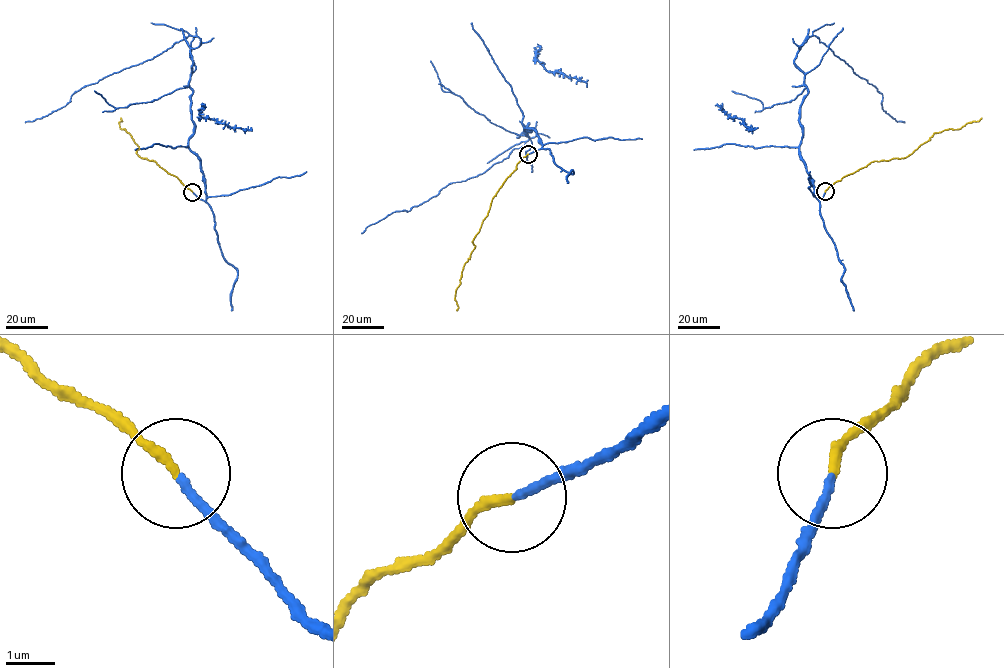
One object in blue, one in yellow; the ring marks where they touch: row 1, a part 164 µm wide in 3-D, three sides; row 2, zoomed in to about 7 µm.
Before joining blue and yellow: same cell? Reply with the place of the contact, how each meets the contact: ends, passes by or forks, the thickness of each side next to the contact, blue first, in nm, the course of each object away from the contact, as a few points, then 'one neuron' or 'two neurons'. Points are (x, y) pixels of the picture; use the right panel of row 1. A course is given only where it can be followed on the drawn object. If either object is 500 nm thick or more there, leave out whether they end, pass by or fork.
at (825, 191); blue ends there; yellow ends there; 160 nm thick on the blue side, 200 nm on the other; blue runs (825, 191), (816, 197), (800, 155), (808, 88), (794, 60), (809, 36), (874, 86), (882, 108), (904, 122); yellow runs (825, 191), (836, 181), (871, 162), (905, 158), (934, 133), (959, 129), (982, 118); one neuron

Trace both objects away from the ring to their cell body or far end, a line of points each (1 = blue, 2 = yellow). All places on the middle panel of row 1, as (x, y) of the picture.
1: (529, 154), (542, 145), (532, 129), (525, 135), (529, 123), (536, 136), (507, 158), (361, 233)
2: (528, 154), (516, 165), (491, 200), (488, 215), (472, 241), (475, 248), (465, 263), (456, 291), (457, 311)

